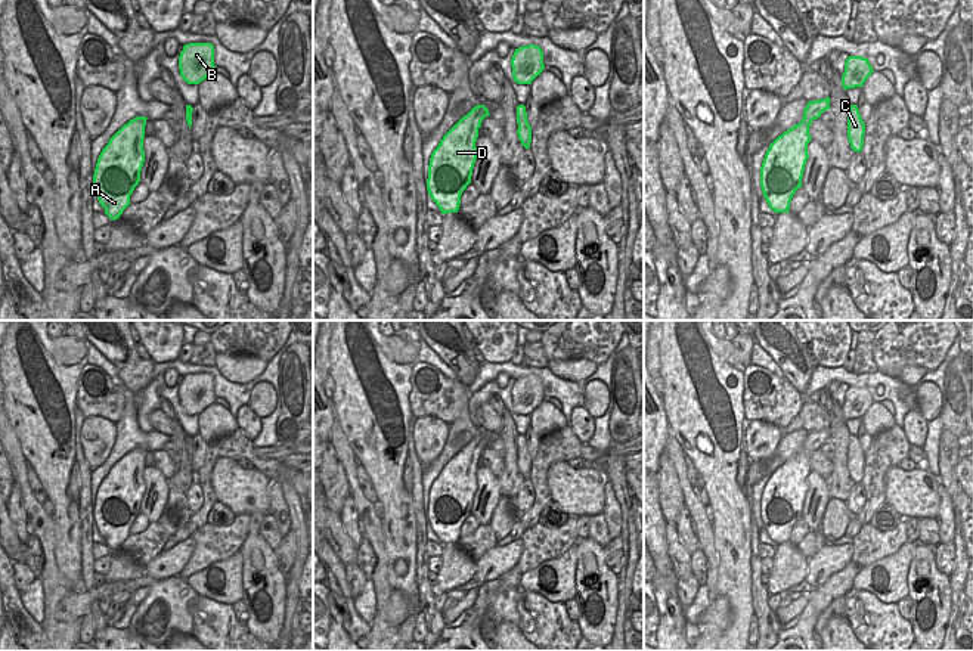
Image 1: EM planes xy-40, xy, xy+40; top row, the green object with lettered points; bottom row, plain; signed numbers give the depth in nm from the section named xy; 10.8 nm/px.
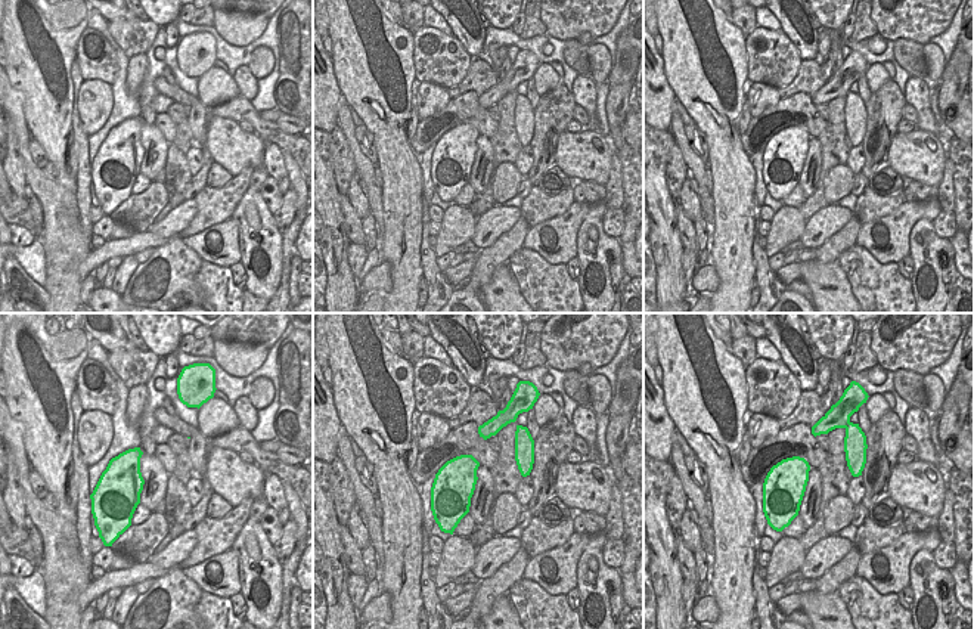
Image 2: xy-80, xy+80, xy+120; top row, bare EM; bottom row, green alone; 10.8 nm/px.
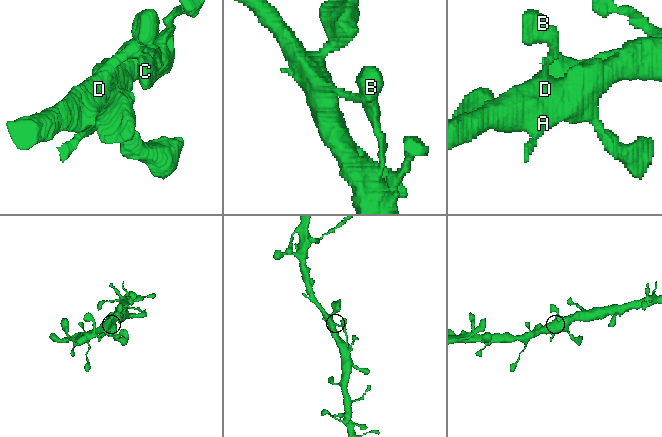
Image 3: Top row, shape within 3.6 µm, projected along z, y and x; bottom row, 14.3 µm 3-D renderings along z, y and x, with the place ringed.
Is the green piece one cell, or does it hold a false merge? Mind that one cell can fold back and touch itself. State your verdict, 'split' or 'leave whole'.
leave whole

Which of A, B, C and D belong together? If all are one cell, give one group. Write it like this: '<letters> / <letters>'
A B C D

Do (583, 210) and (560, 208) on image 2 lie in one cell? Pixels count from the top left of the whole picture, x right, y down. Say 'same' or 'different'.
different

